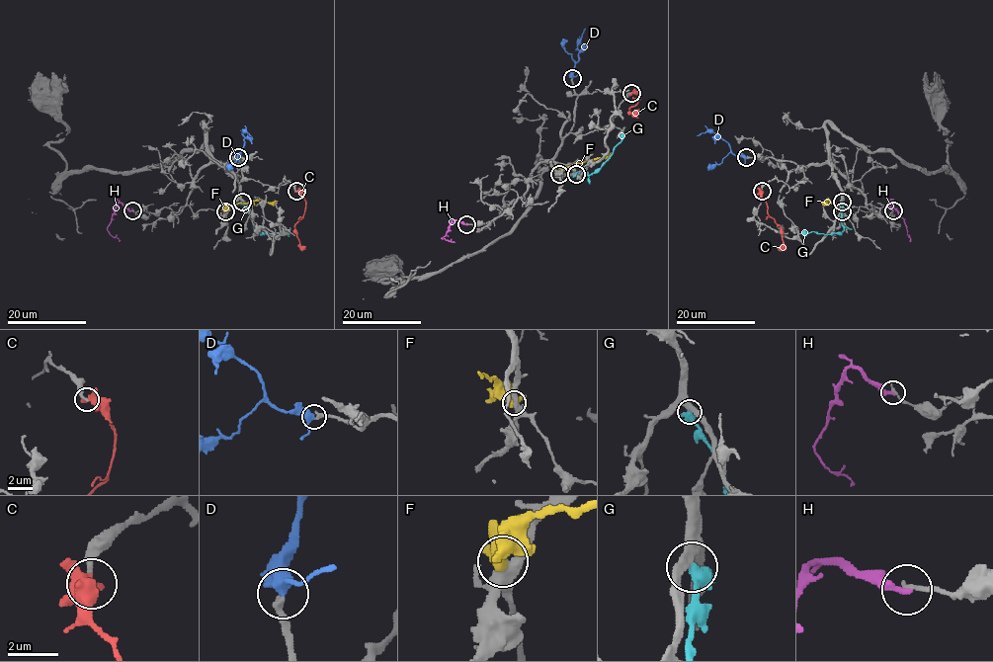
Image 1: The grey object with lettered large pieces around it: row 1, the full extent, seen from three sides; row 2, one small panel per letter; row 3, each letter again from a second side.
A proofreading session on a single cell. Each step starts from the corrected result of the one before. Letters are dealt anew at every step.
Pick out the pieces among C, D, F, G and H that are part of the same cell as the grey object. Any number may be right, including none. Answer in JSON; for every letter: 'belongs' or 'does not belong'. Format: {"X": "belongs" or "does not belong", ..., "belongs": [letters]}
{"C": "does not belong", "D": "belongs", "F": "does not belong", "G": "does not belong", "H": "does not belong", "belongs": ["D"]}

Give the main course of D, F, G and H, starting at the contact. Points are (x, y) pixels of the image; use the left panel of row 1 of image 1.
D: (237, 157), (244, 143), (243, 133), (246, 131), (250, 135)
F: (224, 211), (232, 204), (253, 201), (277, 203)
G: (241, 202), (252, 218), (254, 229), (260, 233), (287, 231)
H: (132, 210), (117, 204), (107, 228), (120, 241)

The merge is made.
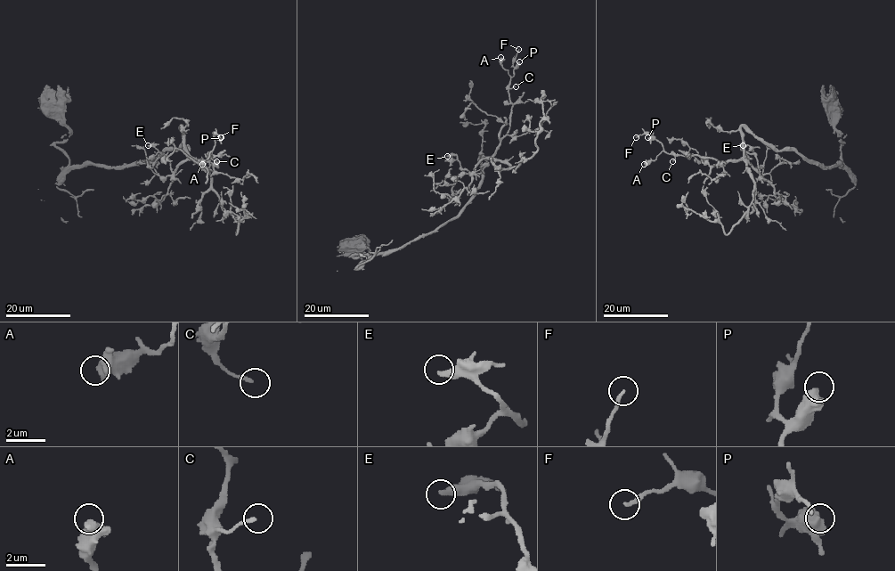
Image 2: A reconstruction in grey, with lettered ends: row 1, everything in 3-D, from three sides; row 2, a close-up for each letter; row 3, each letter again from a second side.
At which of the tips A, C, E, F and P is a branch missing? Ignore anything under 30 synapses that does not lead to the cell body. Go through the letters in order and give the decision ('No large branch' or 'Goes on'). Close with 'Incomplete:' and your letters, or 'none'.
A: No large branch
C: No large branch
E: Goes on
F: No large branch
P: No large branch
Incomplete: E

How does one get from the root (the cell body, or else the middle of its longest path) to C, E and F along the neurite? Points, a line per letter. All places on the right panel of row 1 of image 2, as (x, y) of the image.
C: (830, 105), (842, 166), (775, 150), (743, 126), (741, 159), (672, 161)
E: (830, 105), (842, 166), (775, 150), (742, 126), (744, 159), (759, 171), (743, 145)
F: (830, 105), (842, 166), (775, 150), (743, 126), (743, 157), (729, 161), (671, 155), (650, 135), (636, 137)

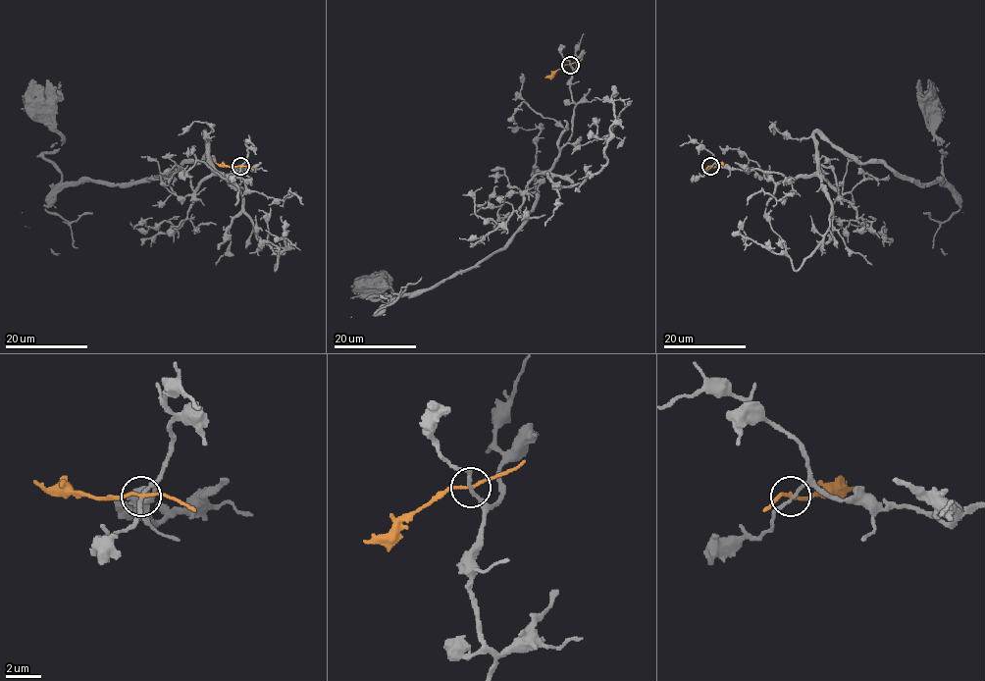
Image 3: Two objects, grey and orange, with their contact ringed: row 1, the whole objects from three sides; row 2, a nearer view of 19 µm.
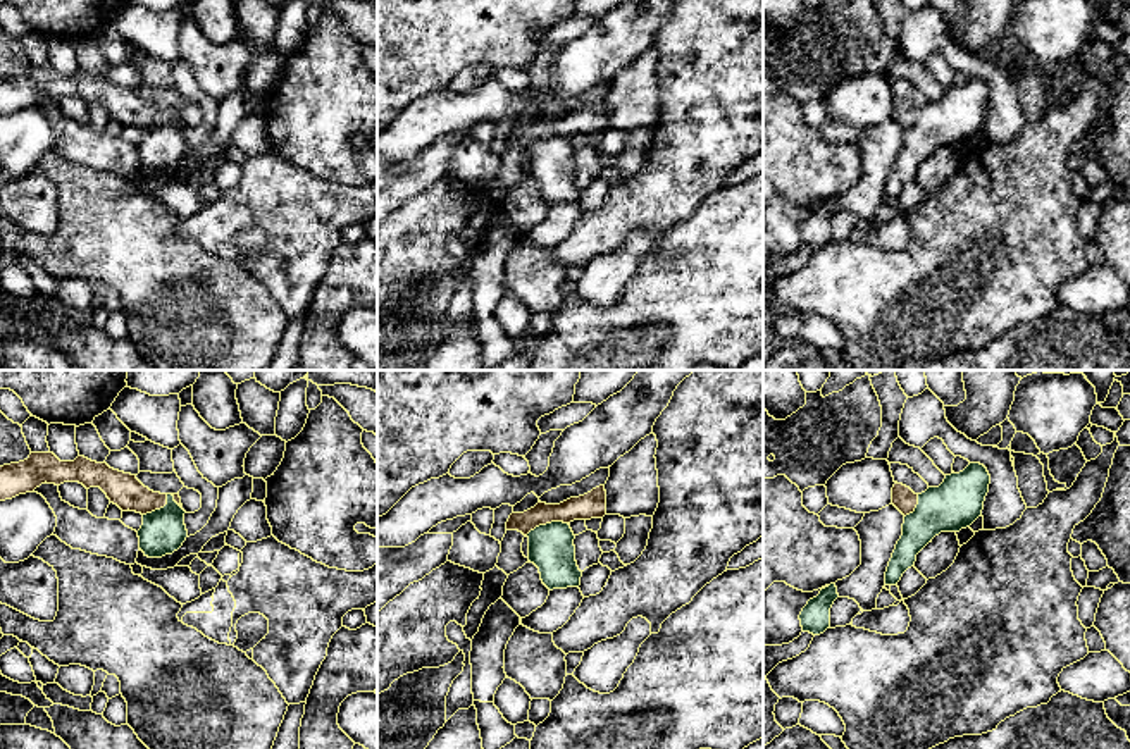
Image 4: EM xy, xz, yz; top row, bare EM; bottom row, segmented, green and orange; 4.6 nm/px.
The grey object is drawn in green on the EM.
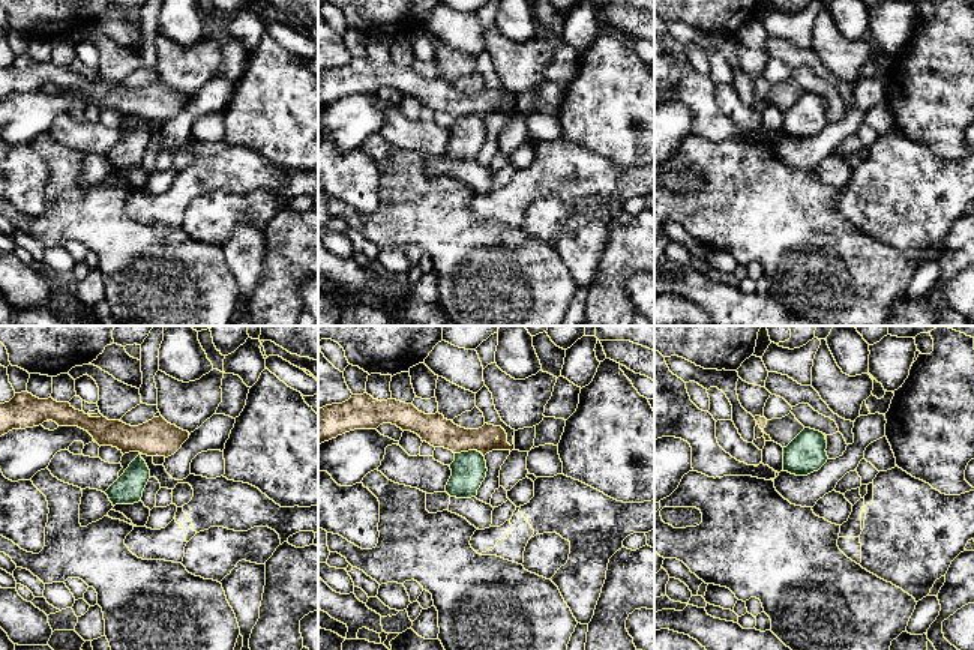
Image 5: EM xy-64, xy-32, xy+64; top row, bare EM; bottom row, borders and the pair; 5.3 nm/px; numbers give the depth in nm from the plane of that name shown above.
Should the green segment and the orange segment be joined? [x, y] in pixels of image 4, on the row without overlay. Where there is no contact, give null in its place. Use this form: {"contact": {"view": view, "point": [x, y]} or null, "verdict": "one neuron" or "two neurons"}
{"contact": {"view": "xz", "point": [546, 138]}, "verdict": "two neurons"}

